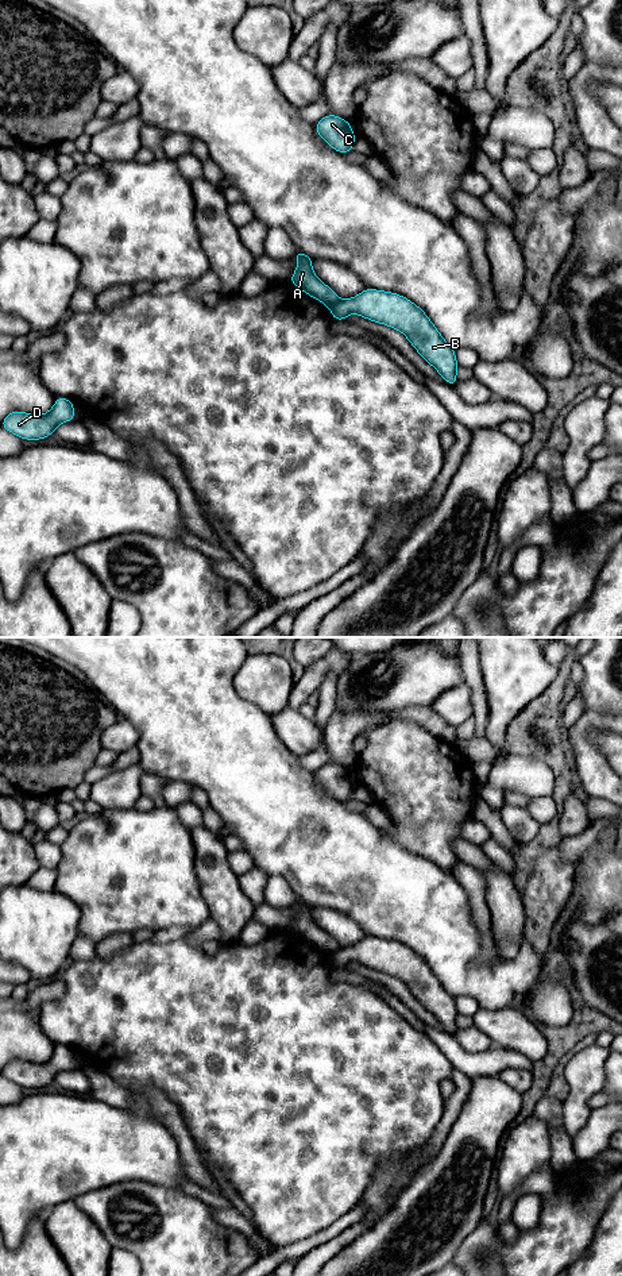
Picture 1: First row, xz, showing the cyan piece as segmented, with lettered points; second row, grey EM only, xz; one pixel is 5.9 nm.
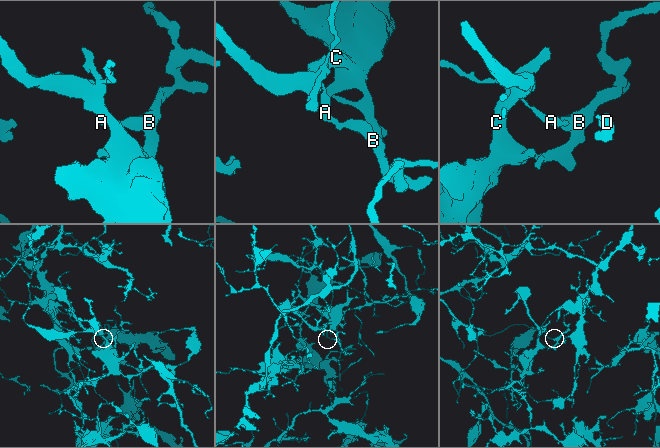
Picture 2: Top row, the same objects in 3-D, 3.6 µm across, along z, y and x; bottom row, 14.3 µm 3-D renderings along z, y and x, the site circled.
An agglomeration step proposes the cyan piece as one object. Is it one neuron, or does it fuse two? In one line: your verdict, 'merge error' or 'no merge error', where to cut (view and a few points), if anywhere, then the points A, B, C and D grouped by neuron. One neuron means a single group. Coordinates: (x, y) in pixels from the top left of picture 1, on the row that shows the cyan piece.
merge error; cut in xz along (339, 299), (329, 307); A / B C D

